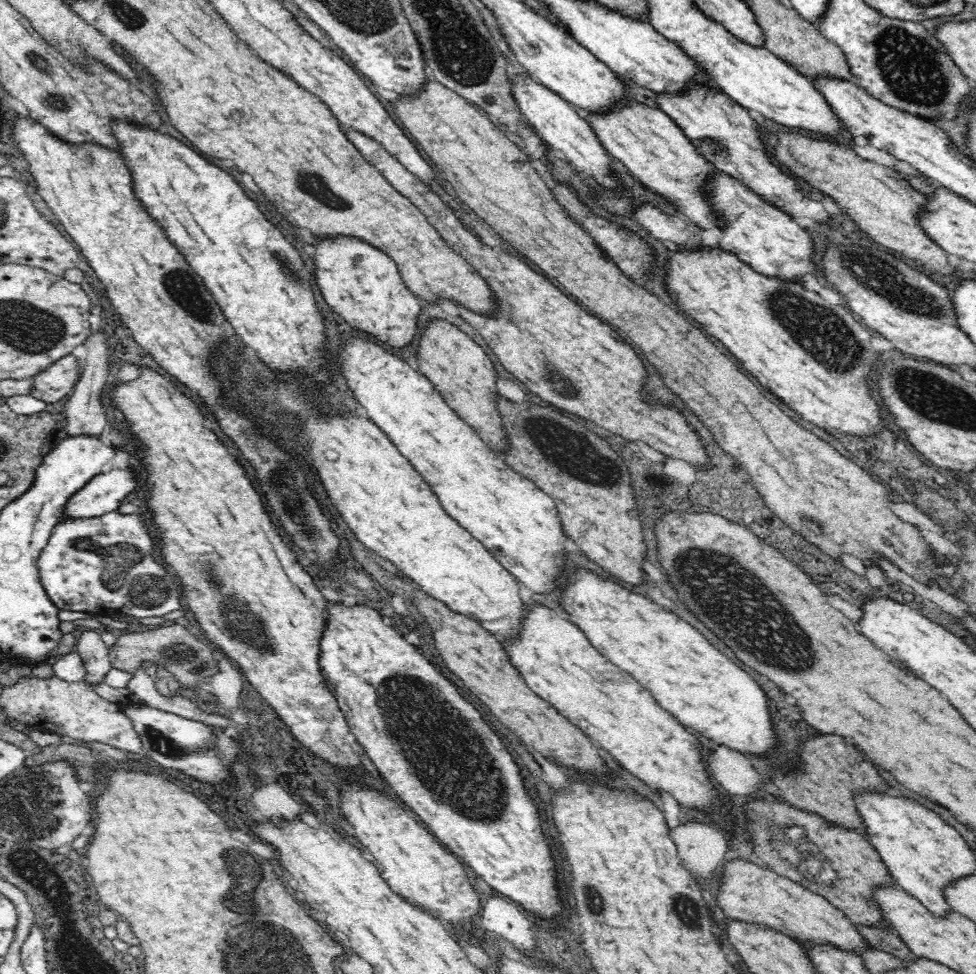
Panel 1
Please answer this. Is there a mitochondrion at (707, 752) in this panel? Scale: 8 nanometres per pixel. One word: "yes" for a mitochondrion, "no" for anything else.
no

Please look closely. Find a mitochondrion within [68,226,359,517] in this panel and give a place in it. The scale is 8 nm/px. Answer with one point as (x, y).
(182, 288)

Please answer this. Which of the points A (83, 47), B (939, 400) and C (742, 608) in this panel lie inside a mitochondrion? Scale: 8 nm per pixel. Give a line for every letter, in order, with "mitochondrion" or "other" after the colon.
A: other
B: mitochondrion
C: mitochondrion

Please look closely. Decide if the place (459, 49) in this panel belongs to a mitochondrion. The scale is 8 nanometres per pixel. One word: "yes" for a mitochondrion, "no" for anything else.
yes

